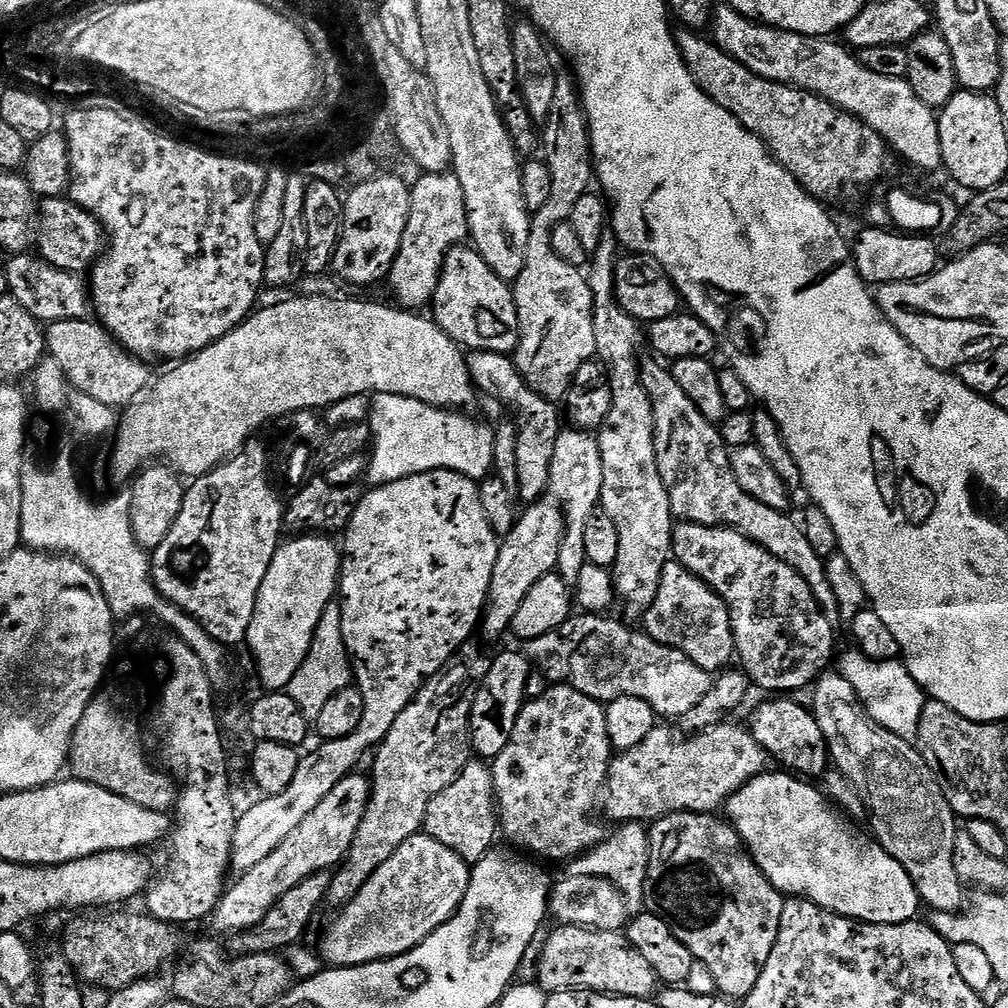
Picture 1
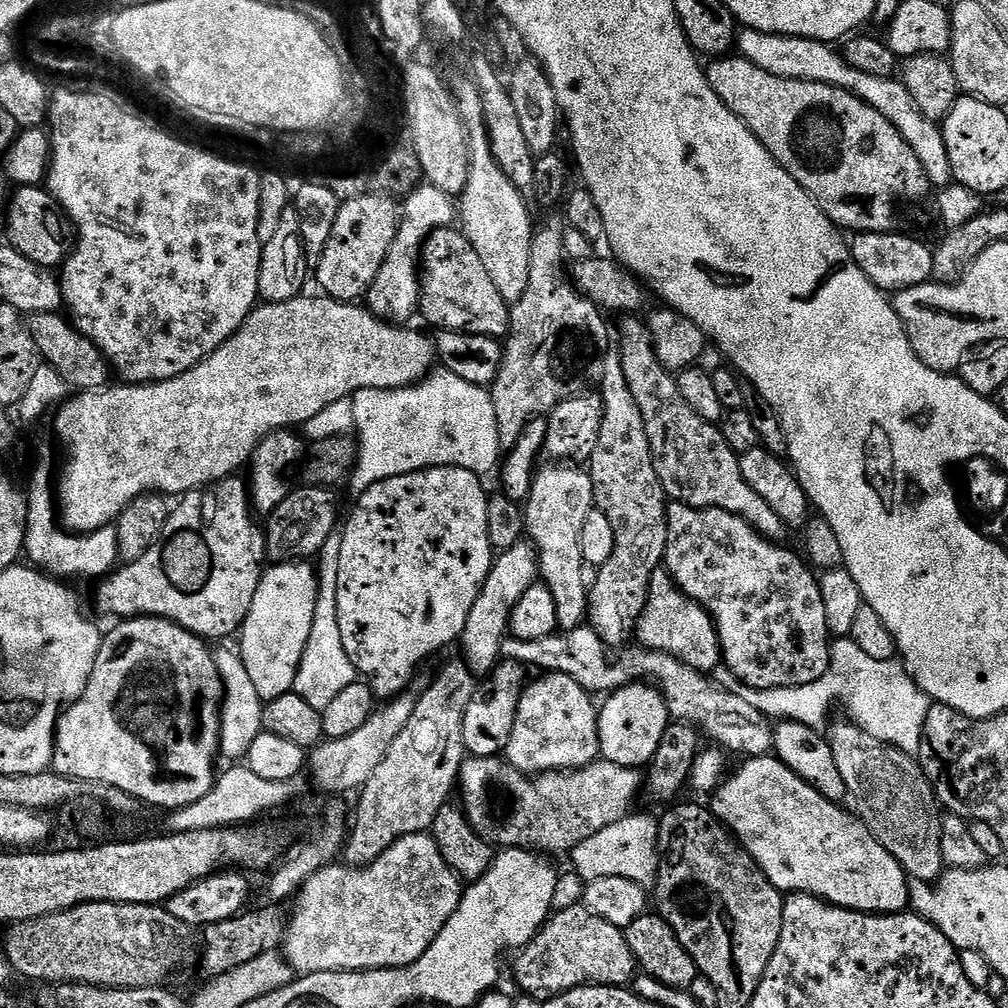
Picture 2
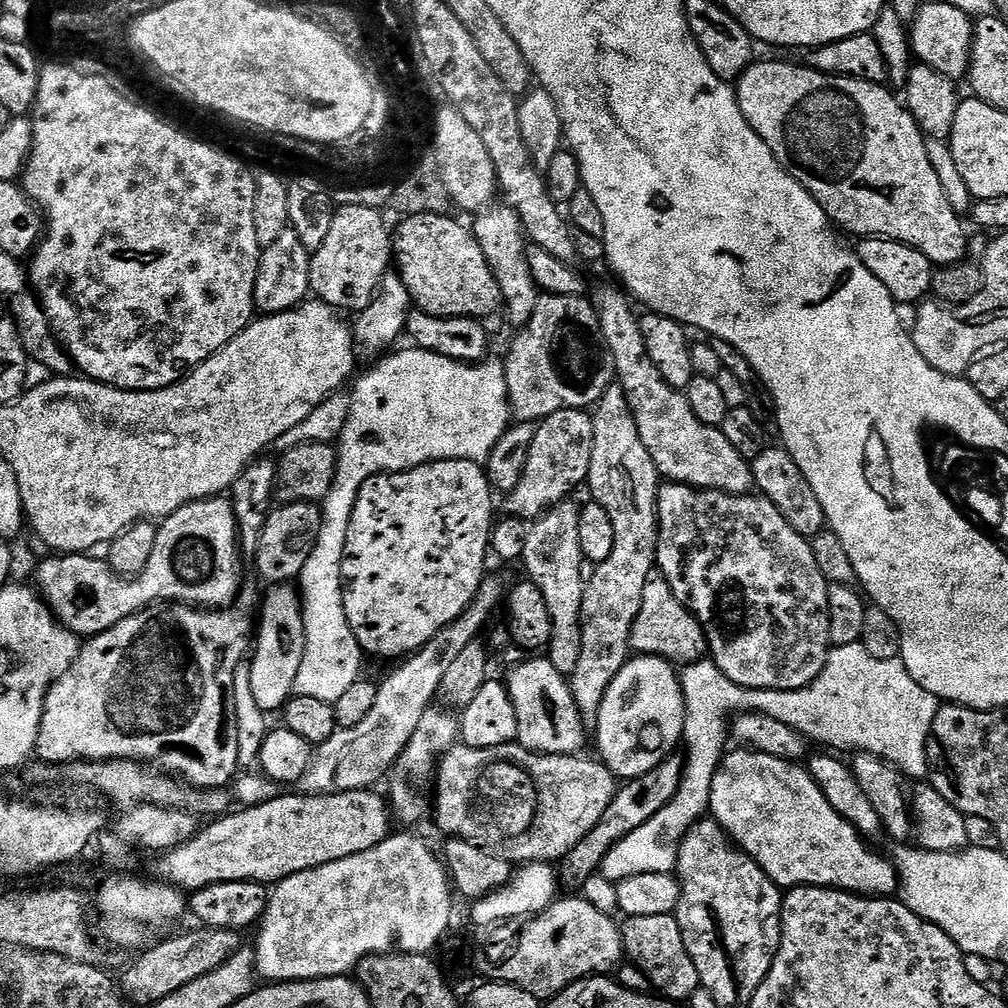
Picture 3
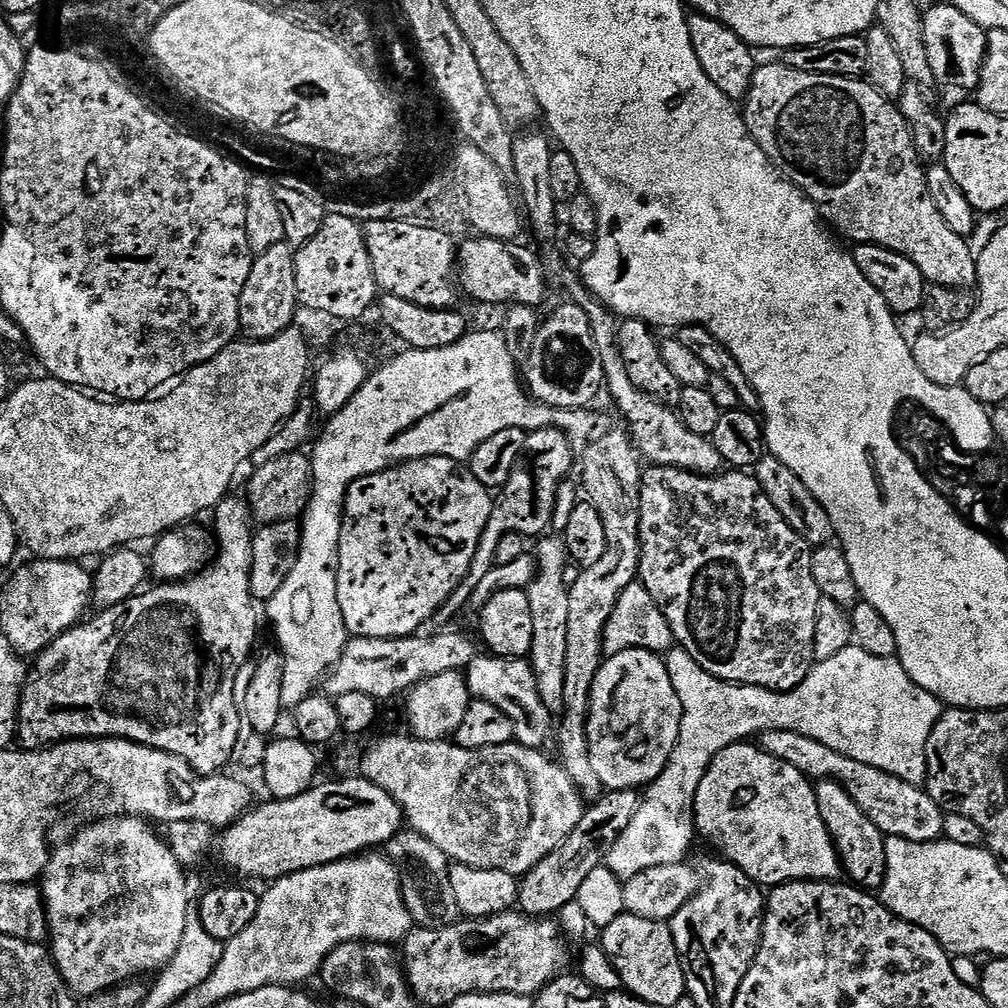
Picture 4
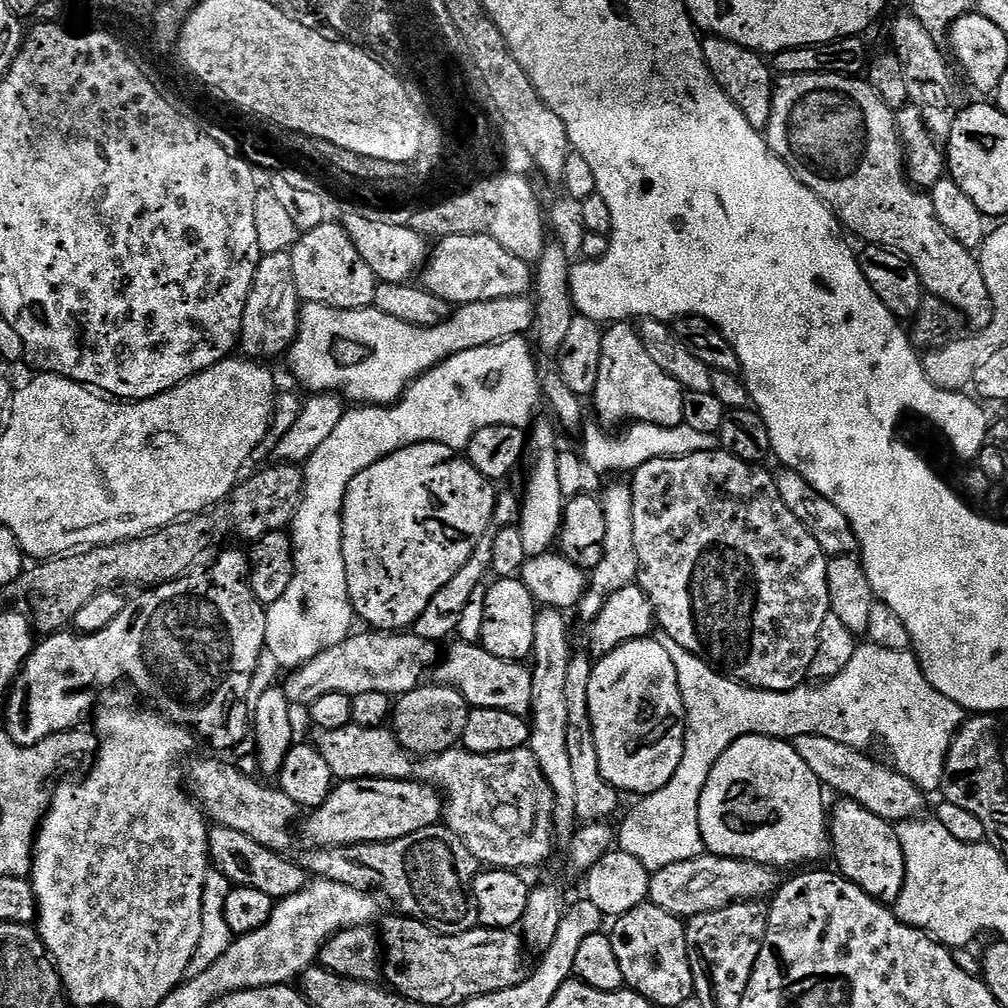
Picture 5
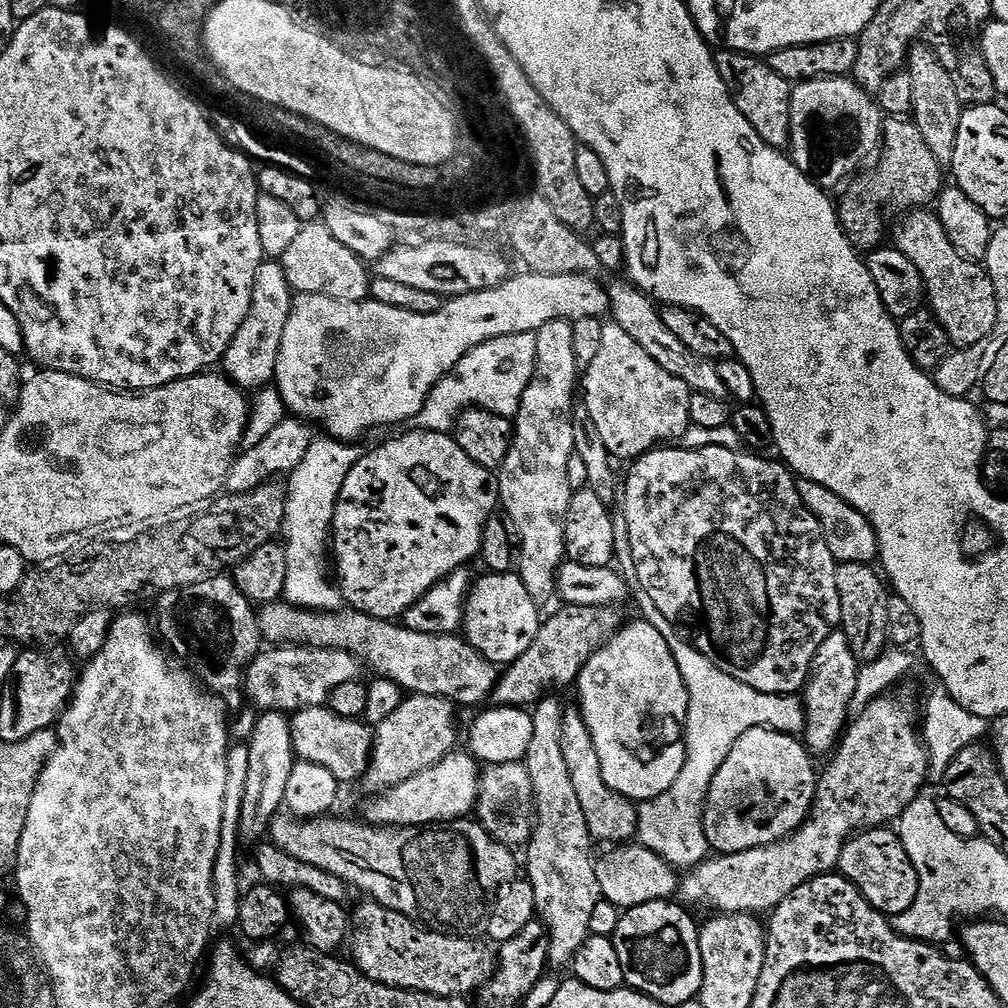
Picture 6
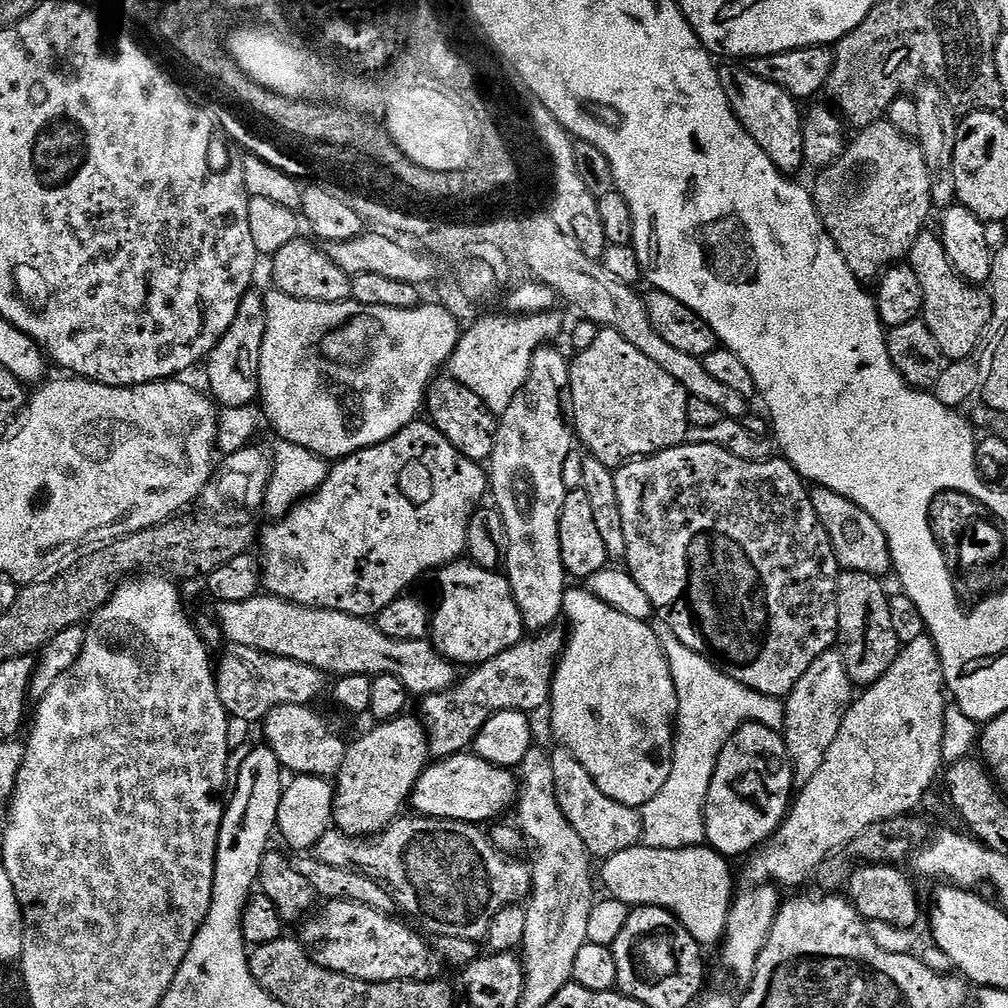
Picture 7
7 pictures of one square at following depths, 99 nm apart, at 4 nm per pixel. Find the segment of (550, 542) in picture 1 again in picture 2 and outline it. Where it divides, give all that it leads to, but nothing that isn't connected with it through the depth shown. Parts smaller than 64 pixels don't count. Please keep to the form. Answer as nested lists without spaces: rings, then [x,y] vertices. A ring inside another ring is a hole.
[[[527,539],[519,540],[514,546],[510,546],[510,550],[499,553],[493,559],[492,569],[486,574],[486,582],[482,582],[482,590],[478,594],[478,598],[474,598],[474,607],[470,610],[470,618],[466,618],[464,633],[458,641],[458,648],[464,651],[462,659],[471,672],[474,674],[487,674],[492,672],[496,665],[500,663],[502,659],[500,654],[502,642],[510,634],[508,630],[510,614],[514,614],[514,606],[518,606],[522,594],[526,594],[526,590],[530,590],[530,586],[537,584],[539,574],[540,563],[536,557],[536,547]]]

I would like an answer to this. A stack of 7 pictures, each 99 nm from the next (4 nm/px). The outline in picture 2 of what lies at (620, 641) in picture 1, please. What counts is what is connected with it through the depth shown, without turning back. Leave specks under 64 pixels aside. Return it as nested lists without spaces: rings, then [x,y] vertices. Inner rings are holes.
[[[581,626],[569,632],[533,640],[519,640],[517,636],[509,634],[502,642],[500,654],[503,659],[529,669],[541,668],[539,671],[544,674],[561,672],[569,675],[590,694],[611,694],[628,684],[651,682],[663,694],[669,717],[673,721],[695,726],[707,739],[708,736],[712,739],[713,745],[729,753],[745,752],[743,755],[748,758],[765,755],[773,747],[773,729],[766,723],[766,717],[754,710],[754,706],[750,706],[750,702],[746,702],[739,691],[727,692],[719,688],[699,667],[684,664],[669,652],[655,652],[653,648],[643,646],[632,647],[625,646],[617,652],[612,651],[591,626]]]

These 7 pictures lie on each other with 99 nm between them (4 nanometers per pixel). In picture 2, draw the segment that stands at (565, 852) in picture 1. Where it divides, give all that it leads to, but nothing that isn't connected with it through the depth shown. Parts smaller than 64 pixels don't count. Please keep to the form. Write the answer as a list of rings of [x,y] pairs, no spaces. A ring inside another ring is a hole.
[[[561,672],[547,673],[527,685],[520,693],[518,714],[514,718],[514,734],[506,749],[506,759],[520,772],[543,774],[557,770],[575,770],[587,764],[595,764],[600,756],[600,735],[598,734],[597,705],[592,705],[593,697],[574,678]]]

